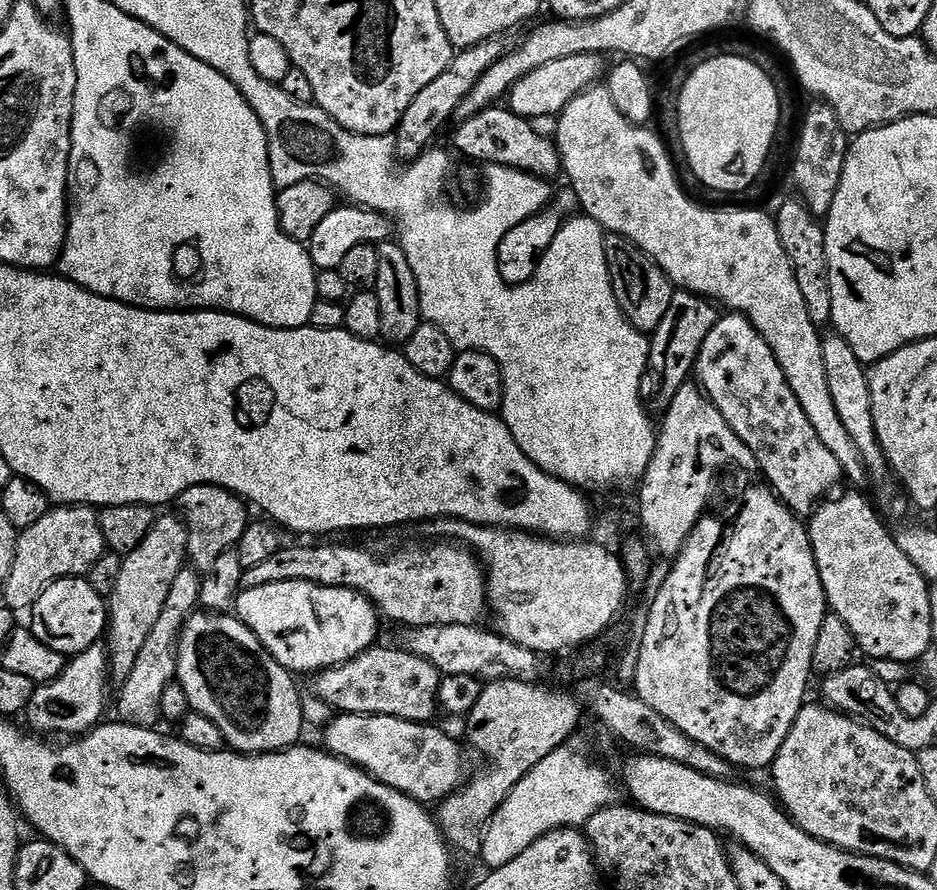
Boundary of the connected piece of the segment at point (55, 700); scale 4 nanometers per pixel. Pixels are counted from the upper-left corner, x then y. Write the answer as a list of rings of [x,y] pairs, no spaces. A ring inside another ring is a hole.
[[[99,643],[71,657],[54,682],[36,687],[26,713],[27,727],[44,738],[79,738],[91,732],[105,719],[104,711],[107,708],[109,711],[110,708],[108,688],[110,689],[108,649],[103,643]]]

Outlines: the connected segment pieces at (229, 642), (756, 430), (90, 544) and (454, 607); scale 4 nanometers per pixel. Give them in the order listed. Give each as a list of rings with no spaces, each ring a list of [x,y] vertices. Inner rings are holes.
[[[203,610],[193,612],[190,619],[184,623],[184,629],[180,631],[180,640],[176,644],[176,674],[175,679],[186,690],[186,698],[190,698],[190,706],[193,712],[202,714],[222,730],[225,745],[229,749],[235,750],[241,754],[259,754],[261,752],[281,752],[283,748],[291,748],[301,743],[300,735],[306,731],[306,723],[303,718],[303,699],[302,693],[296,689],[293,673],[283,668],[276,659],[262,646],[262,642],[252,631],[245,626],[239,618],[232,614],[213,614]]]
[[[724,314],[706,334],[706,342],[702,342],[702,350],[696,359],[695,379],[704,393],[718,406],[718,414],[726,418],[730,430],[746,442],[746,450],[756,456],[756,468],[764,471],[767,487],[775,492],[776,497],[801,518],[811,517],[812,513],[837,491],[840,480],[845,479],[842,466],[830,449],[825,446],[810,426],[810,418],[806,418],[798,398],[794,398],[794,390],[786,382],[786,374],[782,374],[782,366],[778,366],[778,358],[774,358],[774,350],[766,346],[762,334],[746,317],[739,314]]]
[[[56,506],[34,526],[23,529],[16,537],[14,566],[10,578],[2,585],[3,607],[17,614],[27,613],[56,580],[67,576],[87,577],[88,571],[106,549],[97,509],[92,506]]]
[[[296,542],[293,548],[281,546],[267,562],[253,568],[245,568],[243,587],[251,590],[258,586],[270,586],[270,582],[310,582],[331,588],[349,588],[360,592],[376,606],[381,617],[404,624],[408,628],[426,626],[477,627],[489,611],[488,581],[477,557],[467,547],[456,542],[432,542],[436,544],[408,544],[397,552],[375,556],[368,548],[355,548],[352,544],[328,544],[332,542]]]

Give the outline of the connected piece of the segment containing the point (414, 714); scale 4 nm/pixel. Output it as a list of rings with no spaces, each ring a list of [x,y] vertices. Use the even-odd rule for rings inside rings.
[[[403,647],[367,648],[361,656],[336,668],[315,673],[314,695],[337,713],[353,712],[367,716],[393,716],[419,724],[431,721],[438,712],[442,673],[426,658],[418,658]]]

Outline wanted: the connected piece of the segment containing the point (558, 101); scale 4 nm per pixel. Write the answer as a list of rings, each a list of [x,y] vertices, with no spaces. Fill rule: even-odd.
[[[570,54],[570,58],[558,58],[554,62],[546,62],[546,66],[538,66],[538,70],[530,70],[530,74],[526,74],[526,78],[522,78],[508,91],[507,107],[511,108],[514,114],[533,122],[540,122],[543,116],[559,117],[560,113],[564,111],[564,107],[570,102],[574,102],[574,98],[578,94],[582,94],[588,88],[597,87],[605,79],[606,64],[604,68],[604,60],[605,57],[600,54]]]

